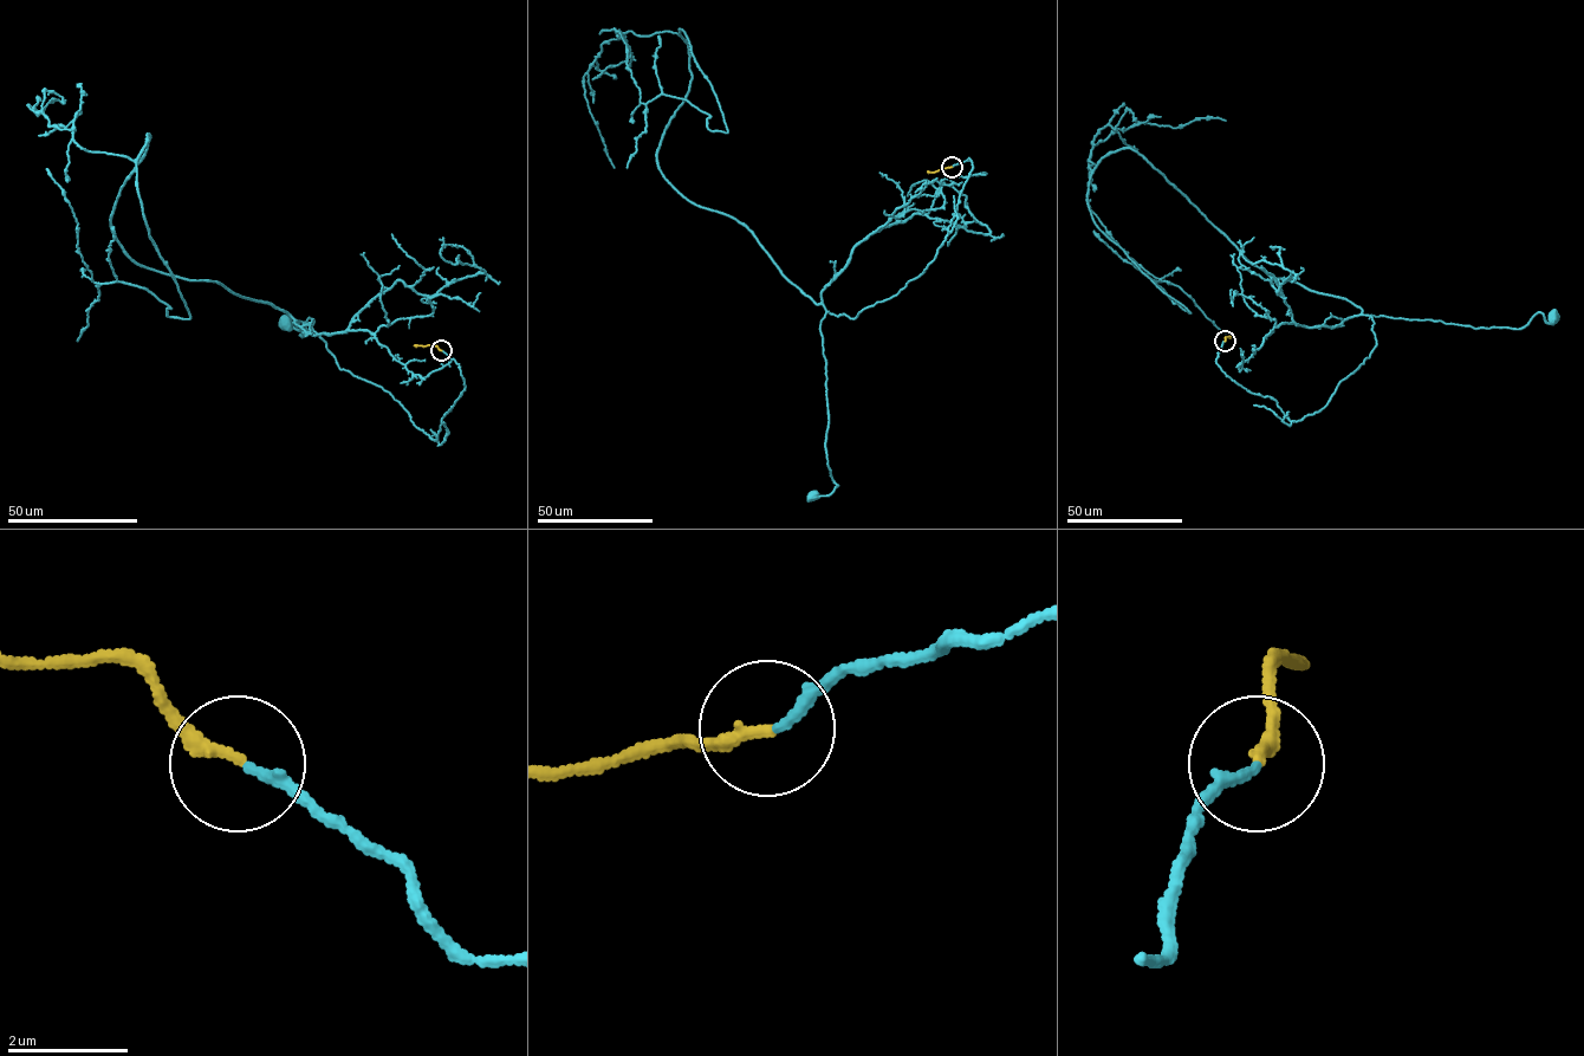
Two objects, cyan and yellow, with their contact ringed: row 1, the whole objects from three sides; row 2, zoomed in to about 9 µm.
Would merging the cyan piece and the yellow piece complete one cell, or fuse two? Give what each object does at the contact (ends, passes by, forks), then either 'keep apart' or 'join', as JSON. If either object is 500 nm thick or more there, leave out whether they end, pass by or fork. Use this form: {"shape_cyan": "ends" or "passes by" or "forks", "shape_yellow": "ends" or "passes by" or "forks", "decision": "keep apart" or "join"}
{"shape_cyan": "ends", "shape_yellow": "ends", "decision": "join"}

